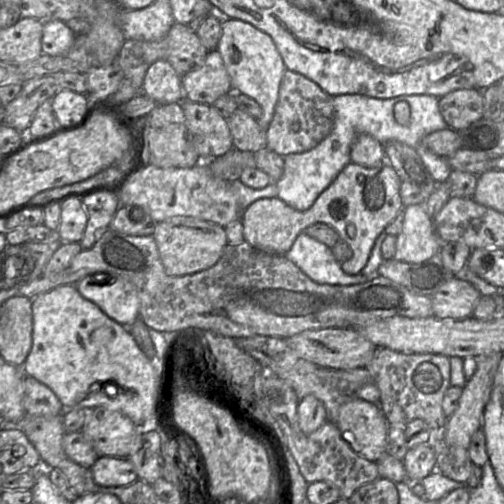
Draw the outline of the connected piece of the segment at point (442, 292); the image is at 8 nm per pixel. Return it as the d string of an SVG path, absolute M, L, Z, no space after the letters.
M454 277L442 285L432 298L432 316L444 319L472 317L482 294L464 278Z

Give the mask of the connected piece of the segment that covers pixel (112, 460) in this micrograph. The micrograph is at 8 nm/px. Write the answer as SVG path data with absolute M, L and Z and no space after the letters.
M101 456L90 468L94 481L103 487L119 487L138 479L135 466L129 459Z

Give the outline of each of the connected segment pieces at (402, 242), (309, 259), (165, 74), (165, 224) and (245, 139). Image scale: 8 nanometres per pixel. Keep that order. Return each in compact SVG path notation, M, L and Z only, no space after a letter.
M423 205L404 207L403 212L403 226L401 232L396 236L396 249L393 259L408 263L422 263L427 261L440 251L442 245L436 234L433 220L428 216Z
M383 231L376 239L367 264L357 275L346 274L335 259L331 248L300 233L284 256L300 268L311 280L319 284L351 285L373 279L383 262L381 246L387 234Z
M156 60L149 66L144 77L142 93L157 104L178 103L185 100L181 77L165 60Z
M186 216L158 222L152 236L165 273L169 276L183 276L210 268L218 261L228 244L224 227Z
M237 109L227 119L233 148L244 152L256 152L267 148L266 129L244 111Z

